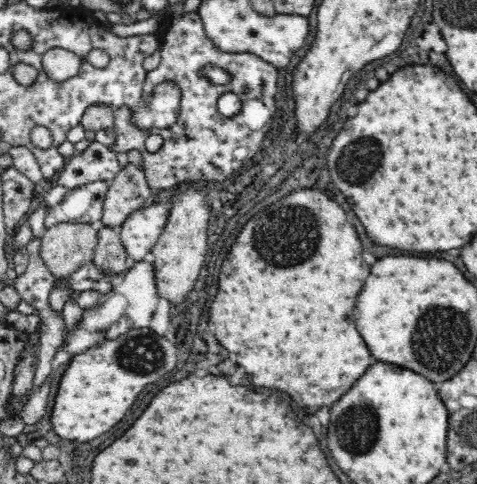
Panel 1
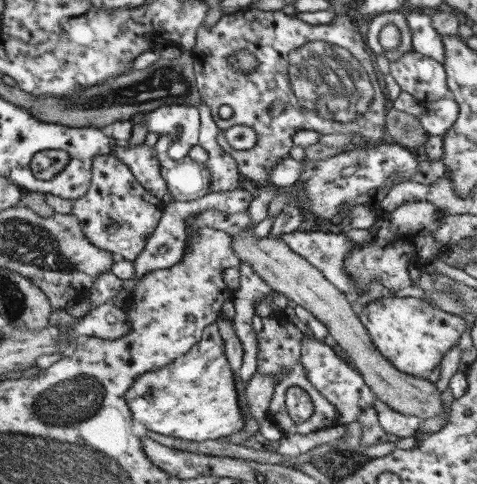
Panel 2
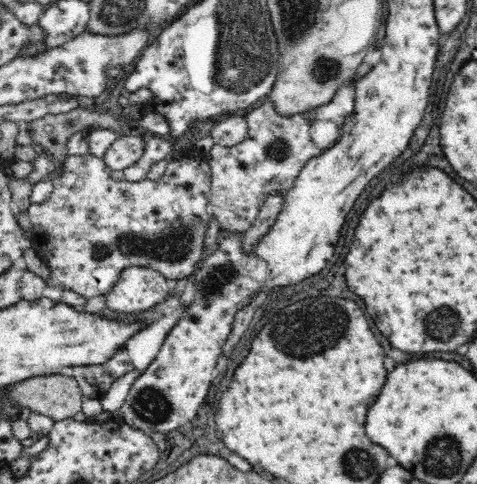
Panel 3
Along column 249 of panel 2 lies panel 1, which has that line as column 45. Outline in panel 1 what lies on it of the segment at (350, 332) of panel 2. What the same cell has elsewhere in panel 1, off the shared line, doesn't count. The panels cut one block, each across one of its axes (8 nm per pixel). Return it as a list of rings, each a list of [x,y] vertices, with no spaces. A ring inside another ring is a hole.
[[[58,224],[48,228],[42,236],[40,258],[48,272],[58,278],[66,278],[78,272],[82,266],[92,264],[98,246],[98,232],[88,224]]]

